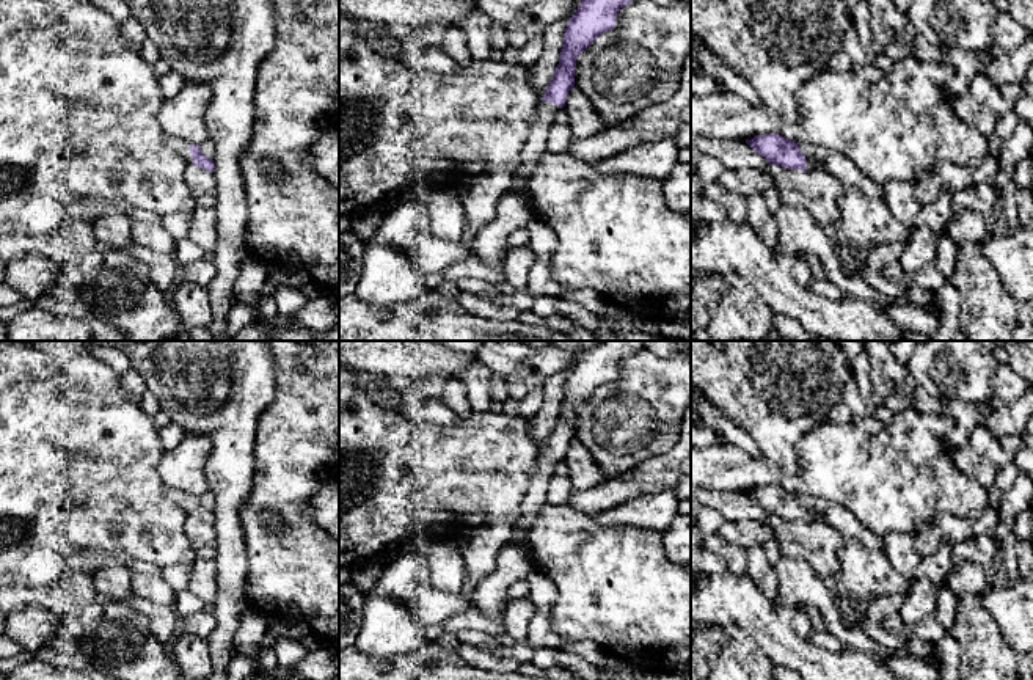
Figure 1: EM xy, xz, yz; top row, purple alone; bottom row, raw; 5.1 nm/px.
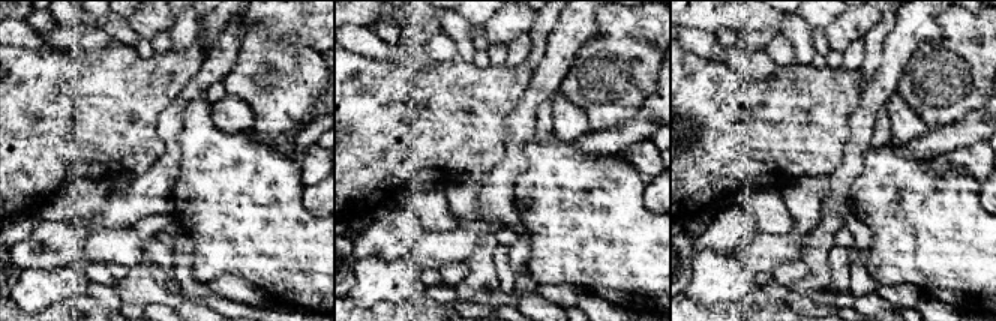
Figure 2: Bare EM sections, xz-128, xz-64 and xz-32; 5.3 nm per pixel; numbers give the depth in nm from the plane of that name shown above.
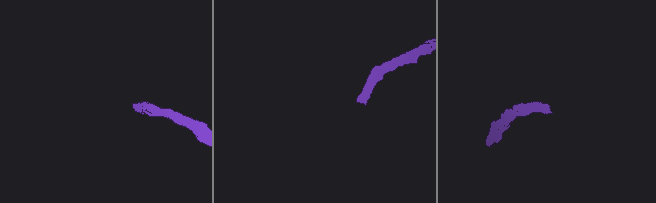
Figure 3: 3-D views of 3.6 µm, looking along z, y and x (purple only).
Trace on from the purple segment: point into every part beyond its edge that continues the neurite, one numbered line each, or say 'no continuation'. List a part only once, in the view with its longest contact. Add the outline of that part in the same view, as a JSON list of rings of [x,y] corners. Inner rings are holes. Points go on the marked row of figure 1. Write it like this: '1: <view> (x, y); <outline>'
1: xy (181, 146); [[[166,135],[166,144],[173,148],[176,152],[182,155],[182,159],[187,162],[187,165],[193,165],[193,157],[190,154],[190,143],[174,138],[171,135]]]

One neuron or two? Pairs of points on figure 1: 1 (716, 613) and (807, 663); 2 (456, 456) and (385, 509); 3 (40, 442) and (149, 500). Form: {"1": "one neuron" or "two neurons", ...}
{"1": "one neuron", "2": "one neuron", "3": "one neuron"}

